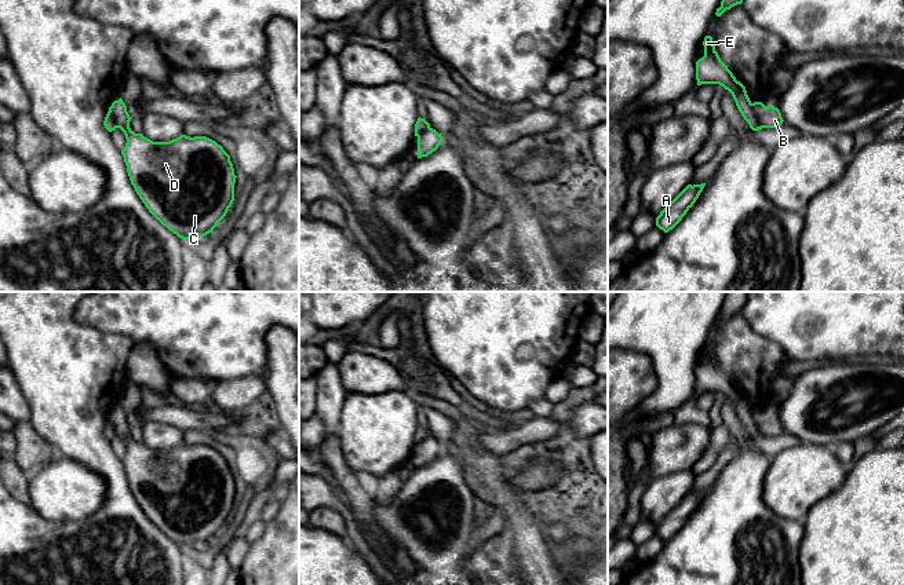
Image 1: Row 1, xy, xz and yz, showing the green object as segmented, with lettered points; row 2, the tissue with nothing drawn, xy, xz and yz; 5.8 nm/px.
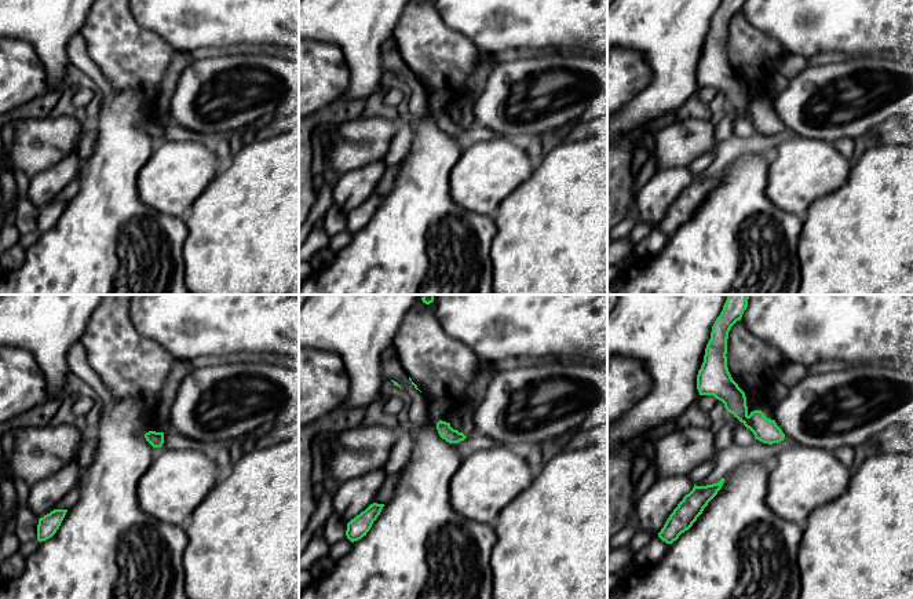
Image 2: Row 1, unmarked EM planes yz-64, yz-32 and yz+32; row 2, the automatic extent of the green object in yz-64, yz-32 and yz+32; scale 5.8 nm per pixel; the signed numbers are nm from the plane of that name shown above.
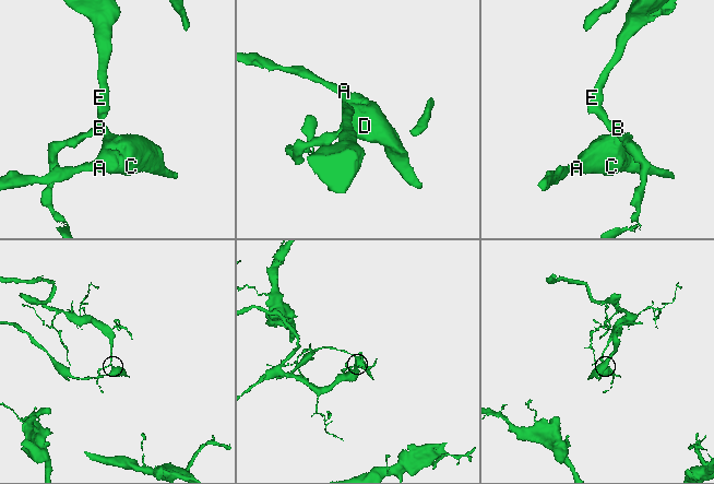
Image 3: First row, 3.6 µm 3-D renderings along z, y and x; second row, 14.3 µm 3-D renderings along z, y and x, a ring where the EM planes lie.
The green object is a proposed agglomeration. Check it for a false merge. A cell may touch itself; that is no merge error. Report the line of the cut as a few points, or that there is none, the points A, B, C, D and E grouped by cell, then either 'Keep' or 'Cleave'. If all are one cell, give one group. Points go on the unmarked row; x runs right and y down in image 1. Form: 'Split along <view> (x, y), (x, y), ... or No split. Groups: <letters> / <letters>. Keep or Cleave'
Split along yz (750, 412), (757, 428), (764, 435). Groups: A B C D / E. Cleave

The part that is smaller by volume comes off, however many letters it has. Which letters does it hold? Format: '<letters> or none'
E

